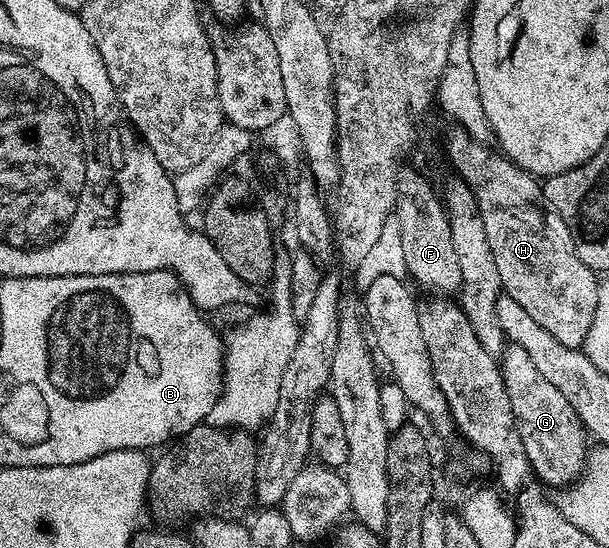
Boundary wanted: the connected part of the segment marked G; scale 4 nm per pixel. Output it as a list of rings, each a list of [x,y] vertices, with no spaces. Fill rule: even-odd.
[[[506,343],[499,357],[503,386],[507,386],[507,398],[511,398],[511,410],[523,438],[523,450],[529,459],[532,475],[542,485],[564,490],[578,479],[585,470],[587,455],[587,433],[581,419],[571,410],[571,402],[563,398],[563,393],[551,386],[547,378],[531,363],[527,350],[518,344]]]

